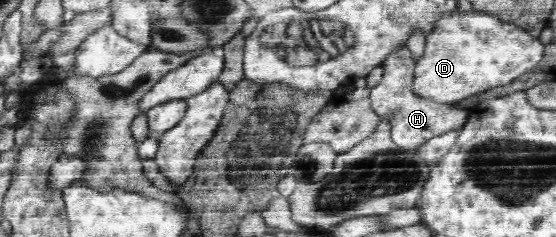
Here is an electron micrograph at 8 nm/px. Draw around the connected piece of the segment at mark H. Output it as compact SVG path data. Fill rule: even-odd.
M405 47L394 51L386 57L382 63L384 74L382 79L371 88L369 103L371 109L377 112L379 117L393 117L391 119L391 140L405 150L415 150L419 145L425 143L435 135L447 133L447 131L458 130L463 127L467 120L467 110L459 109L452 104L437 103L432 99L411 97L412 83L416 63L411 52Z

